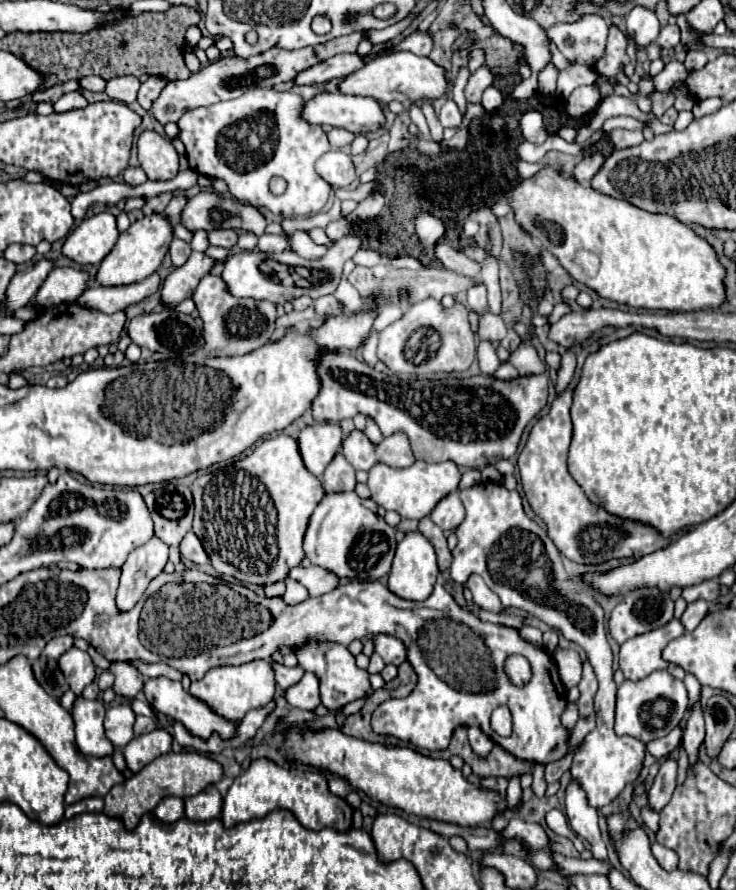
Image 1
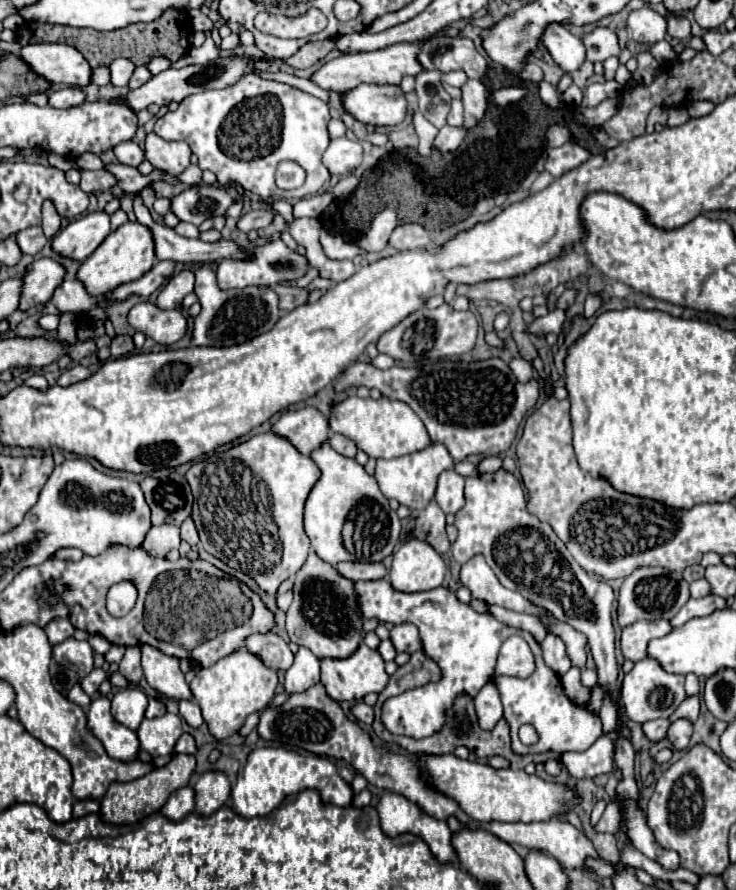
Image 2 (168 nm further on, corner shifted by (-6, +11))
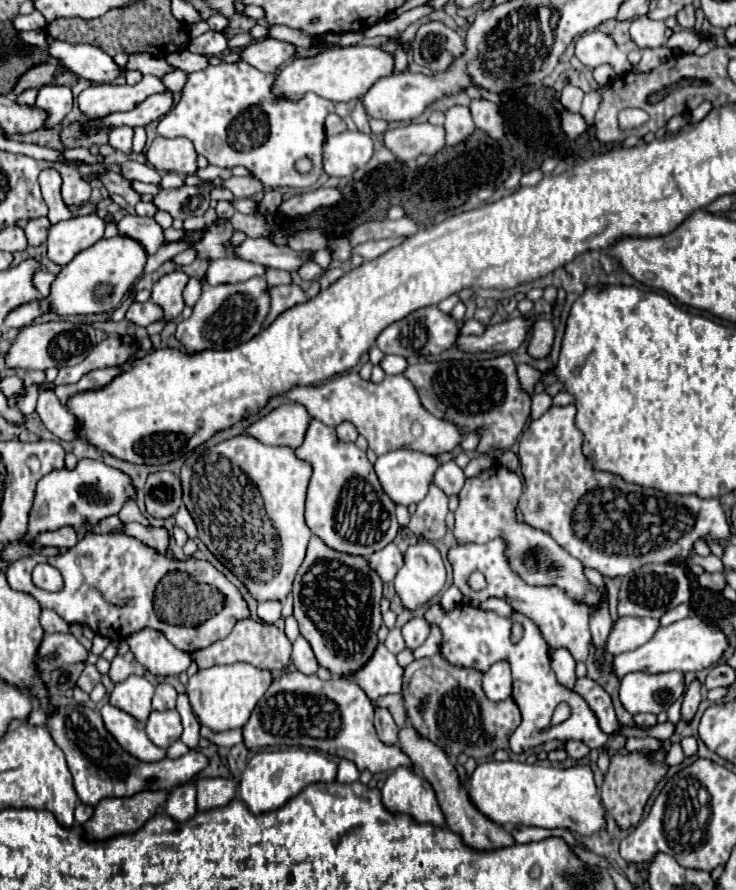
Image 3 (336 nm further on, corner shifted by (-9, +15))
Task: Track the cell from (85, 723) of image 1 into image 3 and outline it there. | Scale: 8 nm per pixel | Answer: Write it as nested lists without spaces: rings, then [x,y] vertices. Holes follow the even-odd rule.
[[[103,704],[101,718],[109,734],[125,748],[131,756],[139,758],[141,762],[157,762],[165,758],[165,750],[157,748],[145,734],[145,728],[139,720],[133,720],[127,712],[113,708],[111,704]]]

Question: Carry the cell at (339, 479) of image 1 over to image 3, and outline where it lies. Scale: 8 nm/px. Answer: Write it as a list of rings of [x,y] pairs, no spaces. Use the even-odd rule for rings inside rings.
[[[345,422],[345,424],[339,424],[337,428],[337,436],[339,436],[339,440],[341,442],[355,442],[357,440],[357,430],[355,430],[355,426],[353,424],[349,424],[349,422]]]

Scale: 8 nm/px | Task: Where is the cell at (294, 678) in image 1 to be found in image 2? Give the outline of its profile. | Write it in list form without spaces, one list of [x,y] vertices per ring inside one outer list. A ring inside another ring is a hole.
[[[274,632],[250,634],[246,638],[246,650],[258,656],[264,662],[264,666],[274,670],[288,670],[294,660],[294,654],[290,652],[288,644]]]

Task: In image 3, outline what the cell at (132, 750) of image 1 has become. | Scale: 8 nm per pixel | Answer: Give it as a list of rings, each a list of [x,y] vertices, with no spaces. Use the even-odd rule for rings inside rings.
[[[177,710],[151,712],[145,724],[145,730],[153,744],[157,744],[159,748],[169,748],[175,740],[181,738],[181,732],[183,732],[181,716]]]

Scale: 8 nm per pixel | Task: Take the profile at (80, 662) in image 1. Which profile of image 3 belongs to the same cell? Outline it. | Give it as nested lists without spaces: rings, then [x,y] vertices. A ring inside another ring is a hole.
[[[45,634],[45,640],[41,642],[41,648],[37,652],[37,662],[43,674],[53,672],[55,668],[61,668],[63,664],[77,664],[87,660],[85,646],[73,636],[73,634],[57,634],[49,636]]]

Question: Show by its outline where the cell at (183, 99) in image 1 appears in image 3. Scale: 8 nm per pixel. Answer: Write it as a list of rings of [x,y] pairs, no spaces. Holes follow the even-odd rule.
[[[143,76],[135,86],[97,84],[79,94],[79,108],[87,118],[101,118],[109,112],[125,112],[147,100],[151,94],[161,94],[167,88],[157,76]]]

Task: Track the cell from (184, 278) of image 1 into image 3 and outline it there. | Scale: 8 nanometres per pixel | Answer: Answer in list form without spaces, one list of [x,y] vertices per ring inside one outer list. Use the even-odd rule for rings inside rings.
[[[175,270],[171,274],[165,274],[151,290],[151,300],[159,304],[165,310],[165,318],[161,322],[150,324],[146,330],[149,336],[160,334],[165,325],[183,312],[183,288],[187,286],[189,276],[181,270]]]

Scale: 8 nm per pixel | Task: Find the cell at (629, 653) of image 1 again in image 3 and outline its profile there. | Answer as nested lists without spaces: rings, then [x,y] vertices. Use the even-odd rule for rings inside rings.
[[[631,616],[619,618],[609,634],[607,652],[609,654],[629,652],[629,650],[649,642],[657,630],[659,630],[657,618],[631,618]]]

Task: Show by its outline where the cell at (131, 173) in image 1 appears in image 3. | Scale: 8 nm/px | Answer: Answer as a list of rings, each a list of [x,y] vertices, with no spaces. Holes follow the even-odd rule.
[[[113,128],[109,132],[109,144],[115,150],[123,152],[123,154],[131,154],[133,152],[133,148],[131,148],[131,144],[133,144],[133,128]]]

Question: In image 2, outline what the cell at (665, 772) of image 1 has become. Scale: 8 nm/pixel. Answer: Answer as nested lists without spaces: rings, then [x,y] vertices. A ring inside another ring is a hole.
[[[680,718],[680,720],[672,722],[670,728],[668,728],[668,740],[678,750],[682,750],[682,748],[688,746],[690,736],[692,736],[692,722],[688,718]]]

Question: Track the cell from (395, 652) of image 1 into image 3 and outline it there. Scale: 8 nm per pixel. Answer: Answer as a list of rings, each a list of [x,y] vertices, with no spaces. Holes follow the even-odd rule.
[[[413,618],[401,628],[401,632],[403,632],[407,648],[413,650],[413,648],[421,646],[425,642],[425,638],[429,636],[429,624],[423,618]]]

